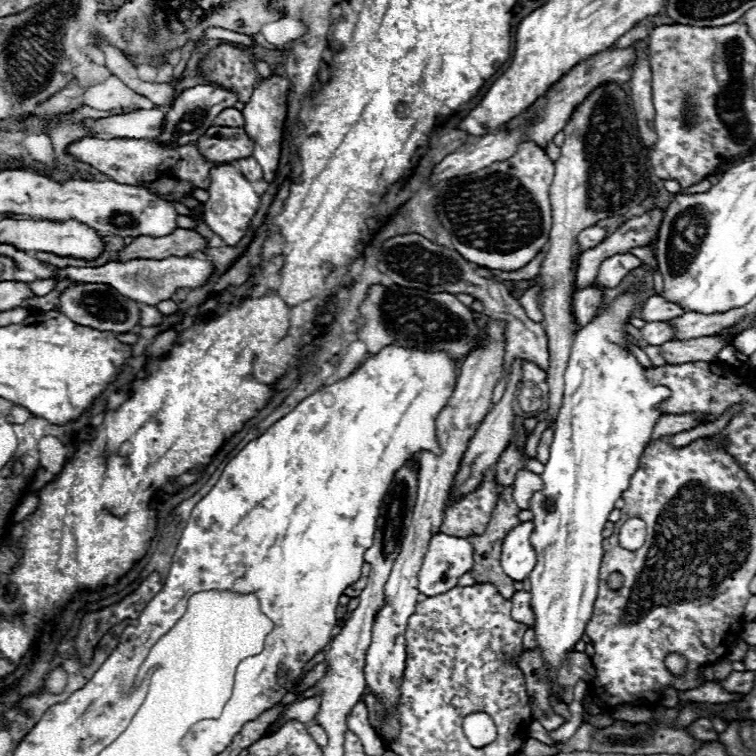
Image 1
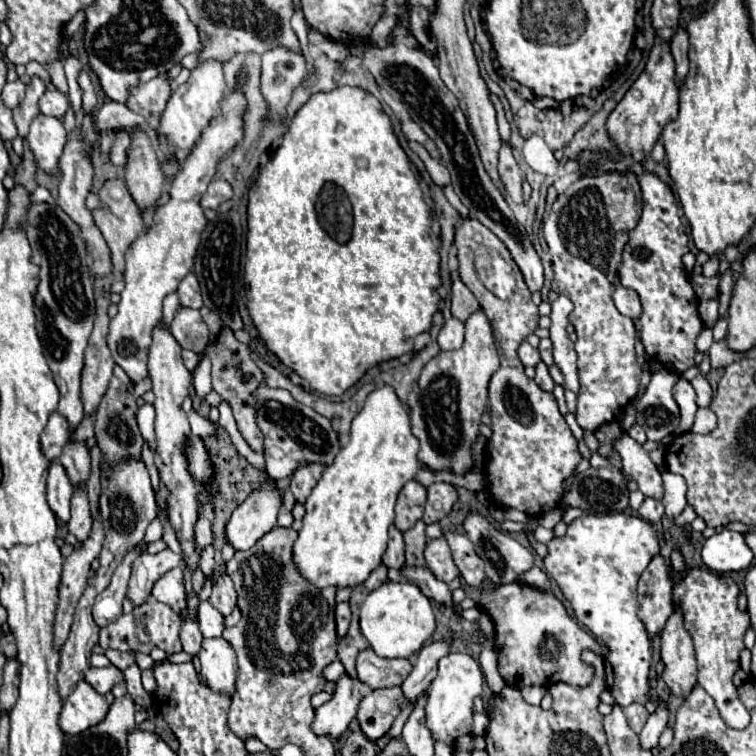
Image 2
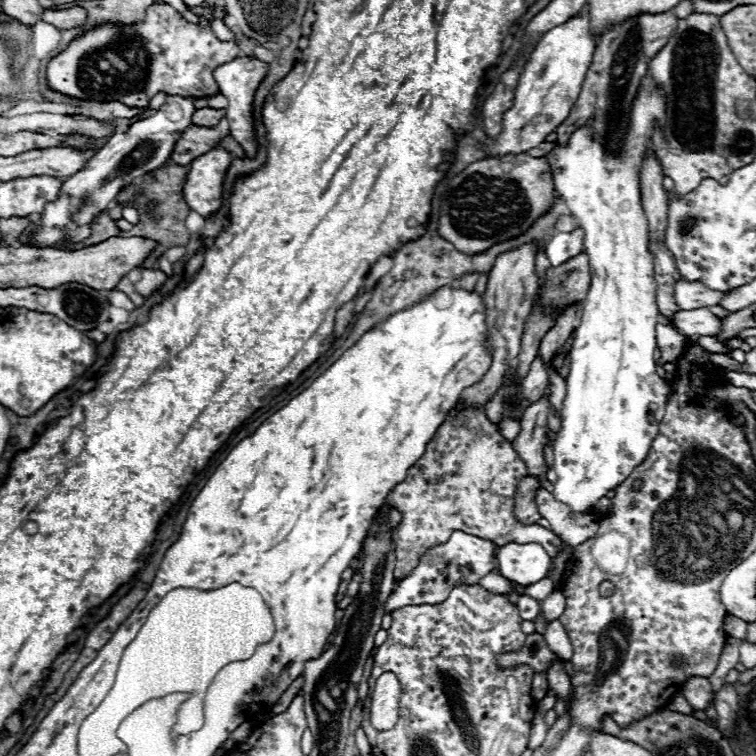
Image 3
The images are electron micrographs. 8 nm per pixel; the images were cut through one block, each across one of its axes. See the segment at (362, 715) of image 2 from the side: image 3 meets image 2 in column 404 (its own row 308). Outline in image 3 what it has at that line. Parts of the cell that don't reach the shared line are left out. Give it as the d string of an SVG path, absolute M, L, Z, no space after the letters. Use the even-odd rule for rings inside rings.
M696 308L688 312L676 312L670 322L684 336L714 336L720 332L720 318L714 316L708 308Z

